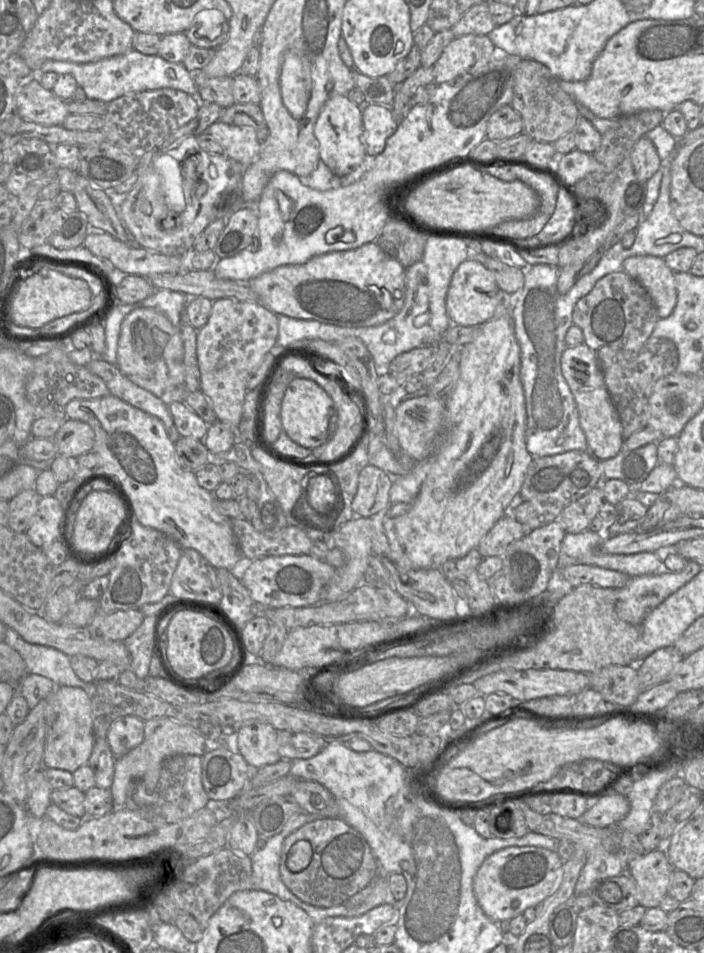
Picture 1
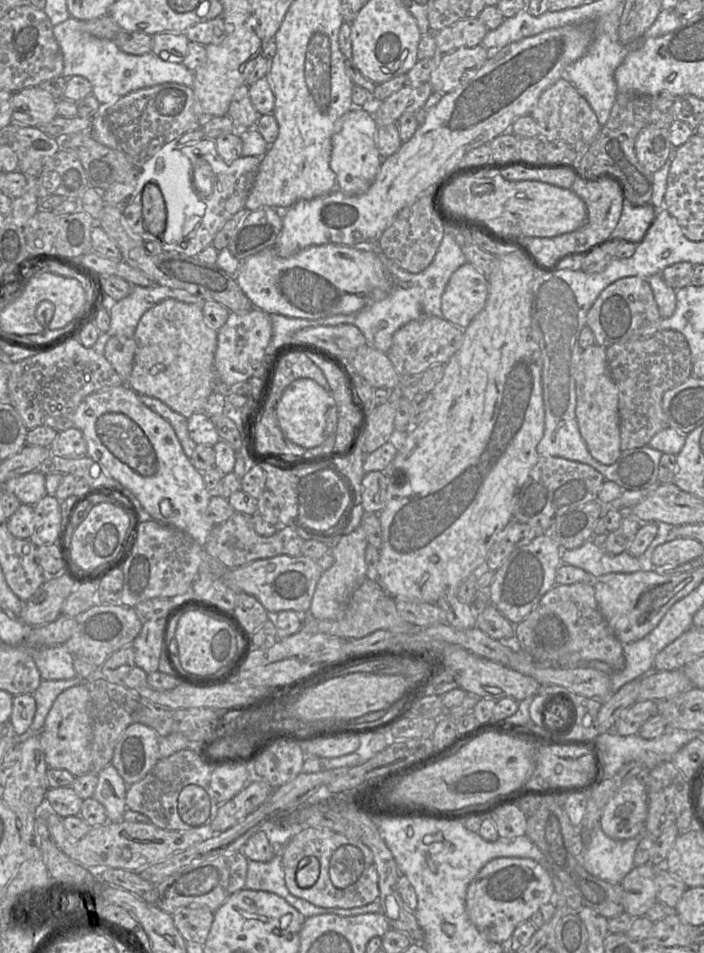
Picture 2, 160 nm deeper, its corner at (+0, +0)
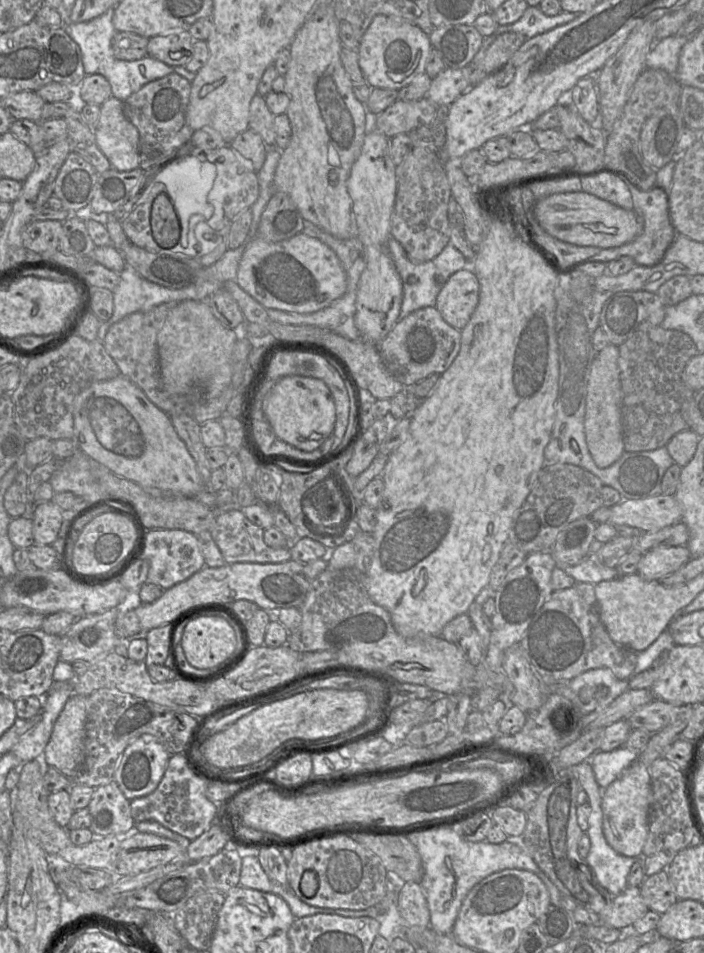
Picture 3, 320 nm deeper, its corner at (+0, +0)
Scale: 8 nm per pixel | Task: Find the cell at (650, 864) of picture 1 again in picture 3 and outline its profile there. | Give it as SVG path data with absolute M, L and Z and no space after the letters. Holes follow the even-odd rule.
M627 887L614 896L611 906L600 915L600 924L625 933L648 911L640 893L640 887Z

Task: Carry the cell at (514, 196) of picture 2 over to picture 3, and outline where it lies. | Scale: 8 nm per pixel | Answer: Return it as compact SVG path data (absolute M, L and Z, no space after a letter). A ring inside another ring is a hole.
M584 191L546 196L535 203L533 214L549 235L578 246L619 247L634 240L643 230L641 219L632 209L623 209Z

